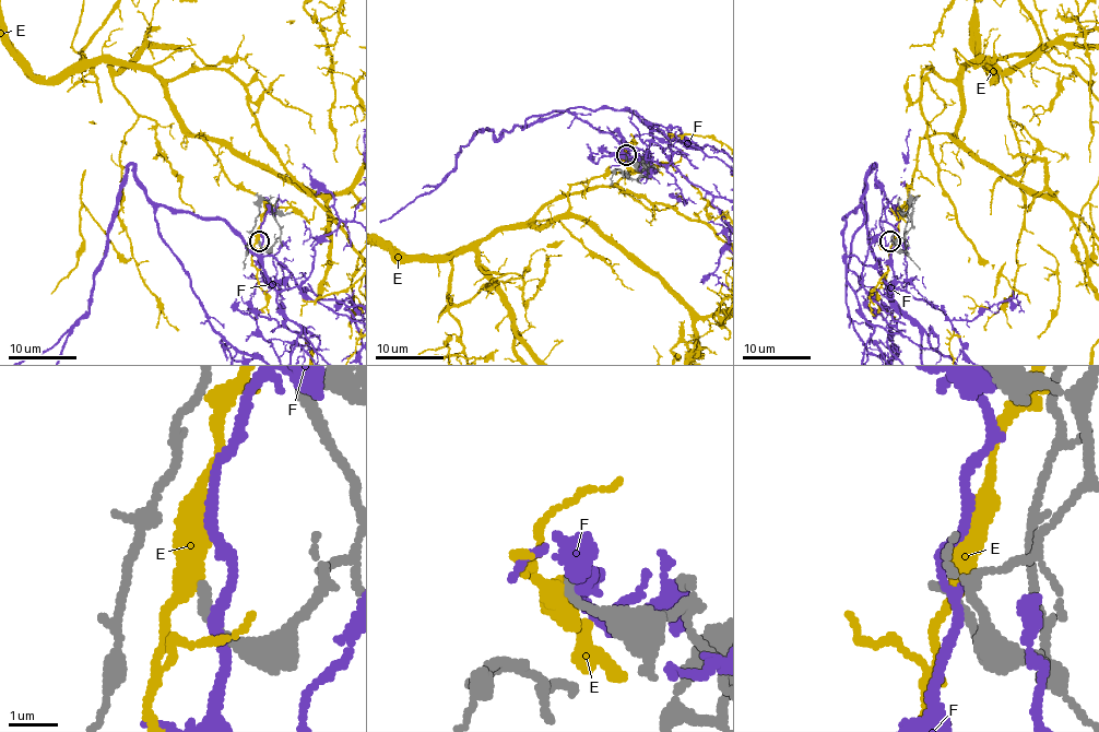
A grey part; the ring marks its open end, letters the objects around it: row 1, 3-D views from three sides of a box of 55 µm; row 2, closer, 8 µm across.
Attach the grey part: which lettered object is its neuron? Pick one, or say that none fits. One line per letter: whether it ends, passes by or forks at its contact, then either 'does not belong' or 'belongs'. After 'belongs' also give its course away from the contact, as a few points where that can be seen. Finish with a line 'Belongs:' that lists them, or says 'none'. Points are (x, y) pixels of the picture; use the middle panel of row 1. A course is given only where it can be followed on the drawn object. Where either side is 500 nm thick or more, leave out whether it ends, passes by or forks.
E: it passes by; does not belong
F: it passes by; does not belong
Belongs: none

